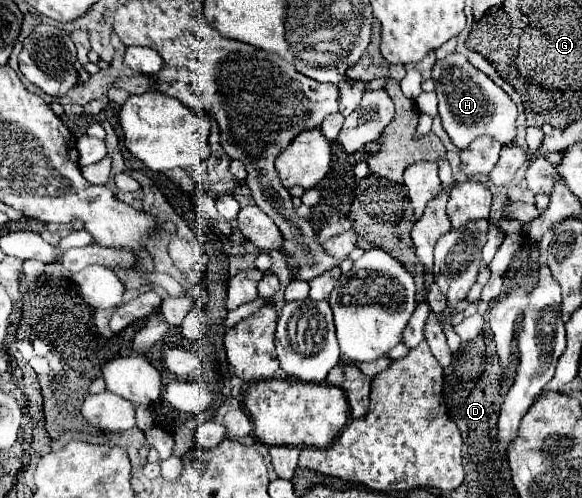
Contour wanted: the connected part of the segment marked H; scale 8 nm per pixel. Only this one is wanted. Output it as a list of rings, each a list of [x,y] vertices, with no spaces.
[[[453,52],[439,60],[433,66],[433,80],[435,92],[439,96],[439,116],[443,122],[443,130],[459,150],[465,150],[483,134],[497,138],[497,142],[501,142],[503,146],[517,142],[515,102],[487,74],[471,66],[463,54]]]

